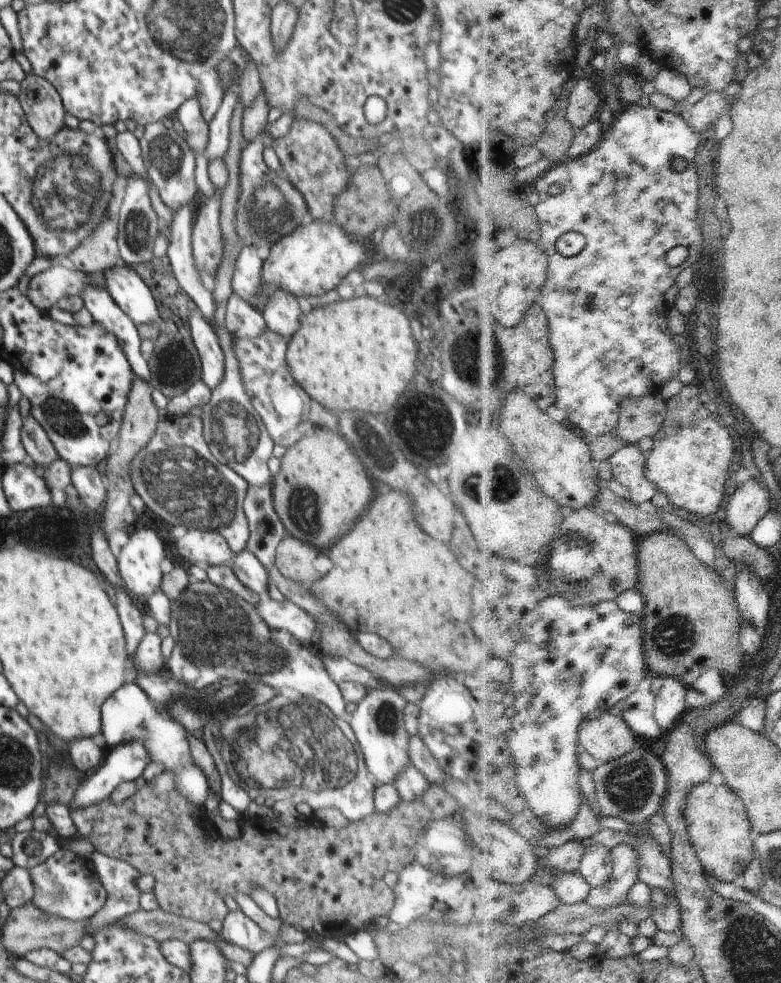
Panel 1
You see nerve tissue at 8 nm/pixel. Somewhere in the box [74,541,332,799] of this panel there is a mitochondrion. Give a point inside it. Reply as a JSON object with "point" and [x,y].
{"point":[207,622]}

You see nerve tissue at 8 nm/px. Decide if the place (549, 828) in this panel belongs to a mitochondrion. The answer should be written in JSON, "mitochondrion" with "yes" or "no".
{"mitochondrion":"no"}

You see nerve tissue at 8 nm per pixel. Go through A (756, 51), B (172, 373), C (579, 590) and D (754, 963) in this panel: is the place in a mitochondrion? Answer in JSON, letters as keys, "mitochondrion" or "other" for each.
{"A":"other","B":"mitochondrion","C":"mitochondrion","D":"mitochondrion"}

